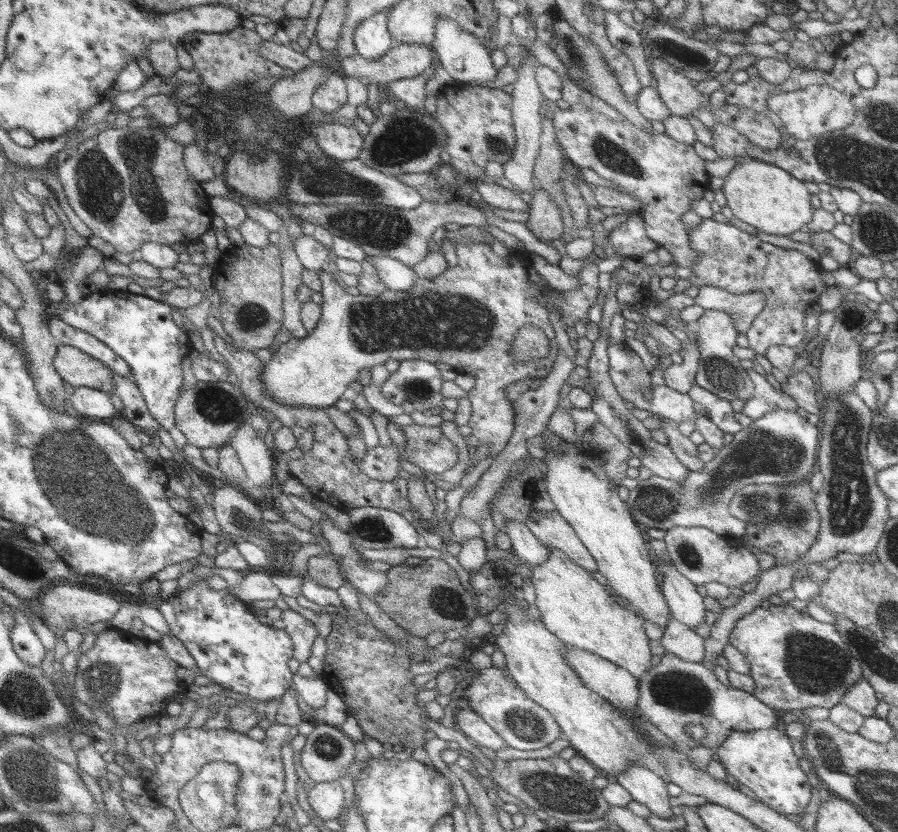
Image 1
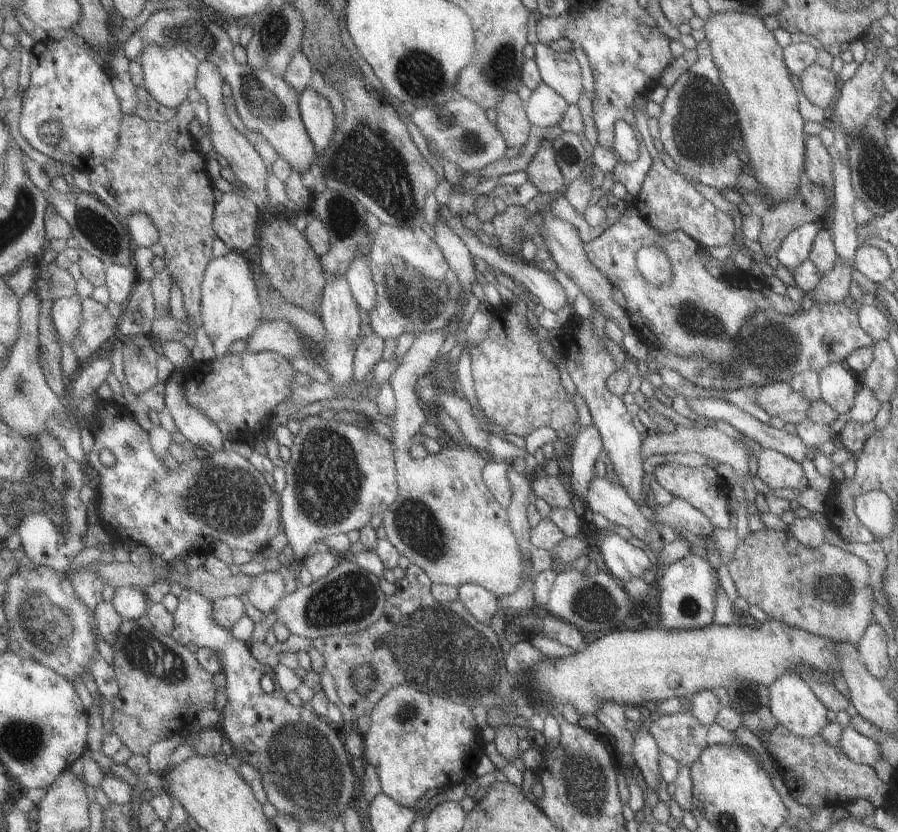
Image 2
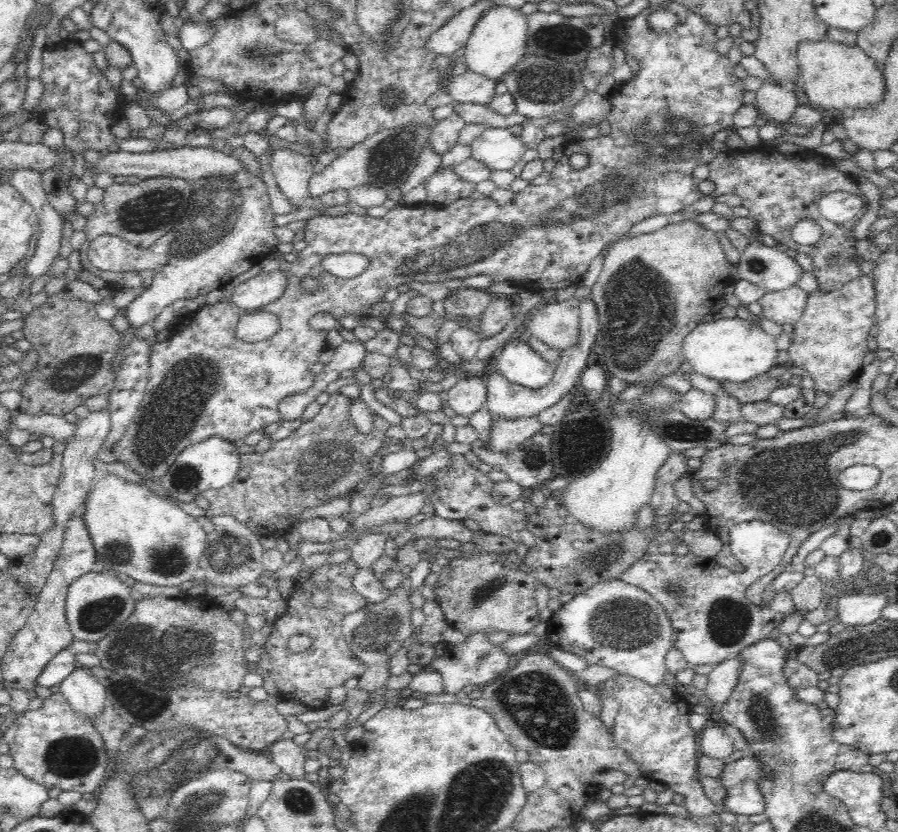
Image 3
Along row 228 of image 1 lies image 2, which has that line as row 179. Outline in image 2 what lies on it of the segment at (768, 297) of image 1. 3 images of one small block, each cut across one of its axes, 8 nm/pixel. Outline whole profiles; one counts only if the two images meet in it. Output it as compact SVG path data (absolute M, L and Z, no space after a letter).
M699 53L694 64L666 89L666 97L660 106L661 112L656 117L657 136L664 152L677 166L677 172L687 181L695 180L717 191L729 191L737 186L737 176L741 174L737 153L741 151L739 128L731 101L709 54Z

